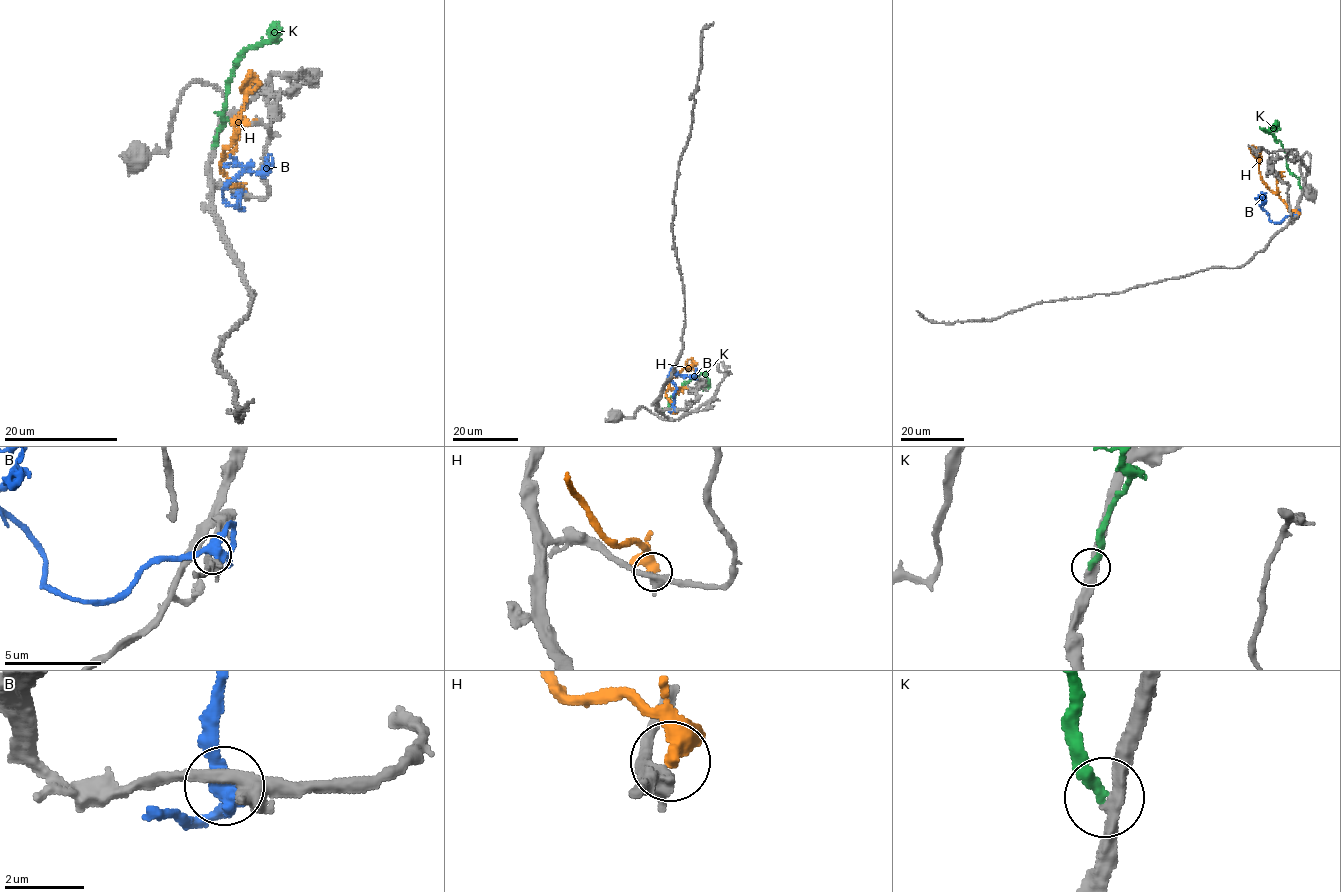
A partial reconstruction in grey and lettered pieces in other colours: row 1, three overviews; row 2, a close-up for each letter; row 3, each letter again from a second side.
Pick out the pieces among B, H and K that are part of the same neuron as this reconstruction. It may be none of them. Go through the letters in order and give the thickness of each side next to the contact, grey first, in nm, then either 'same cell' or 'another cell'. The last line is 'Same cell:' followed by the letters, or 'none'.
B: 320/460 nm | another cell
H: 440/400 nm | another cell
K: 360/280 nm | same cell
Same cell: K

